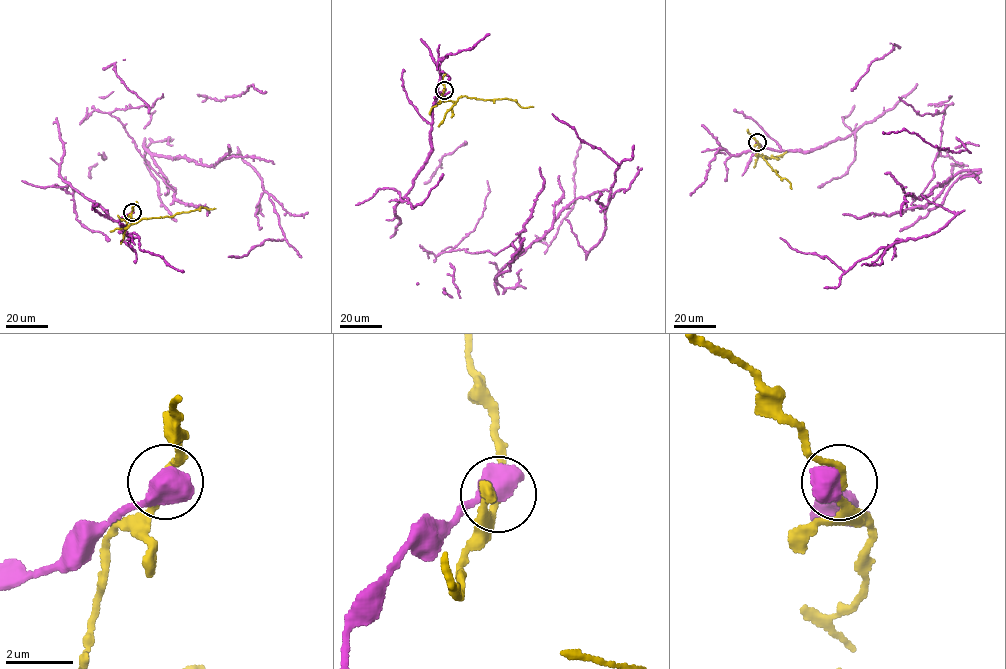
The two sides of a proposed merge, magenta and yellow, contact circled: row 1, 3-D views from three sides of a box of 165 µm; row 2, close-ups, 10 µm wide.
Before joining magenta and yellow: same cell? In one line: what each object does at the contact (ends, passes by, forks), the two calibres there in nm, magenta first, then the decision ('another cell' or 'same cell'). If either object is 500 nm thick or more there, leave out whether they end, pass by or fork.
800 nm thick on the magenta side, 180 nm on the other; another cell

